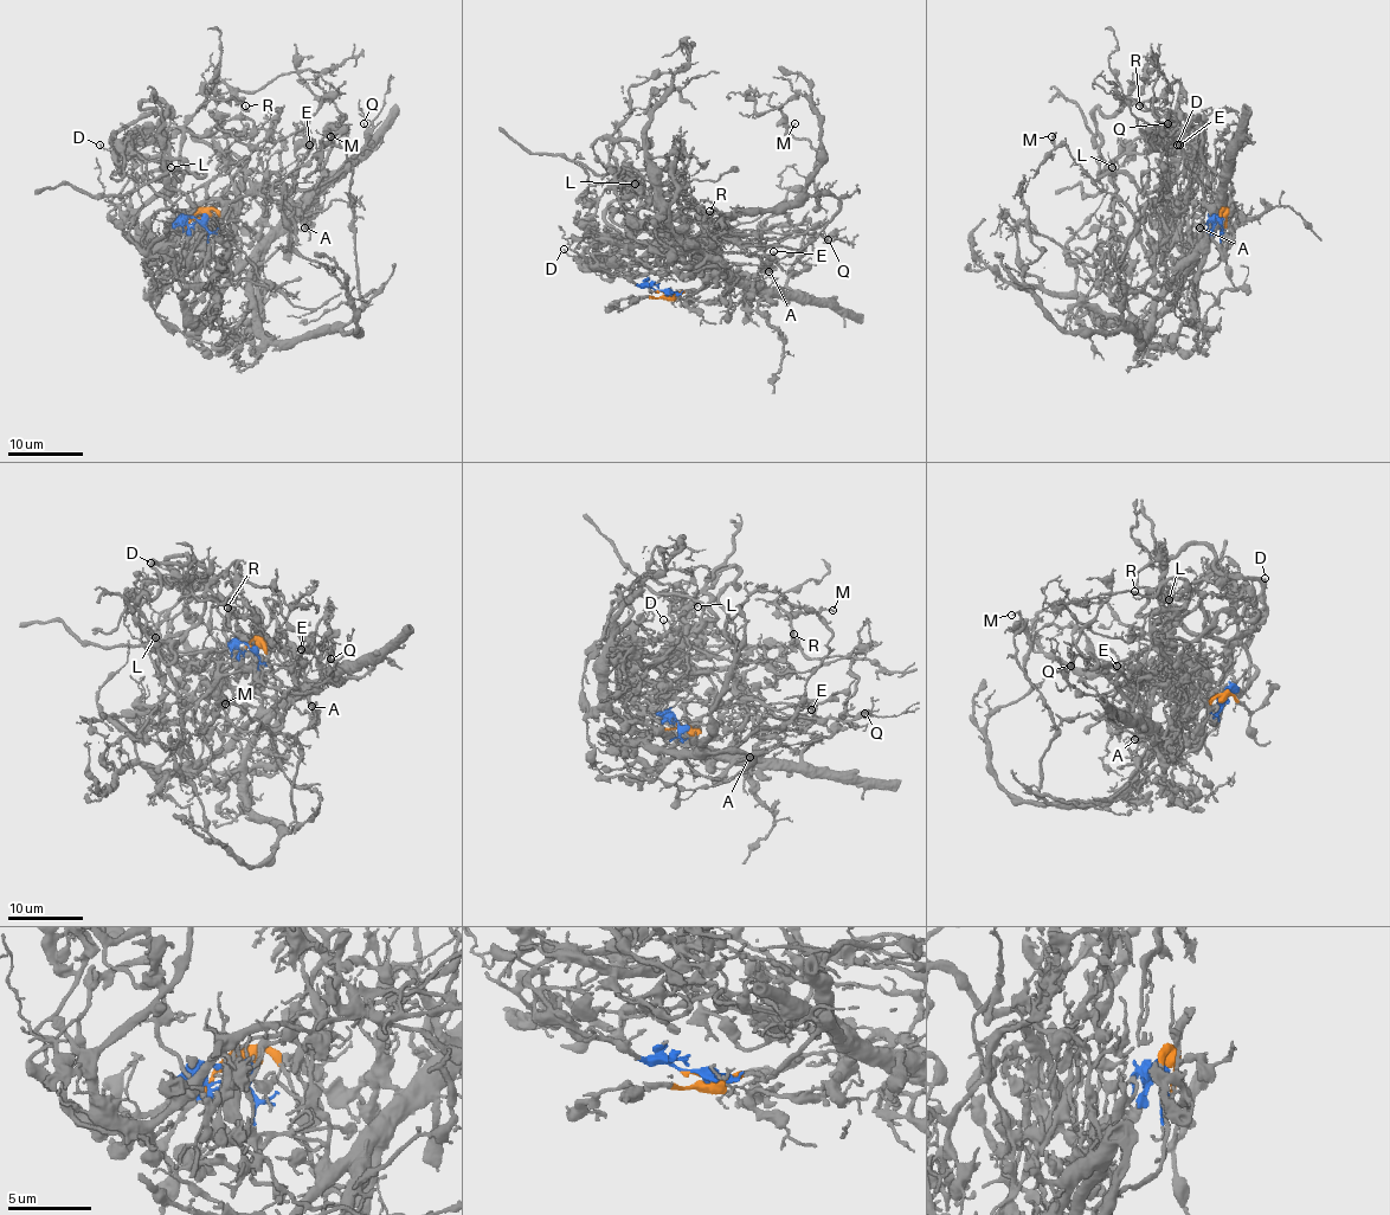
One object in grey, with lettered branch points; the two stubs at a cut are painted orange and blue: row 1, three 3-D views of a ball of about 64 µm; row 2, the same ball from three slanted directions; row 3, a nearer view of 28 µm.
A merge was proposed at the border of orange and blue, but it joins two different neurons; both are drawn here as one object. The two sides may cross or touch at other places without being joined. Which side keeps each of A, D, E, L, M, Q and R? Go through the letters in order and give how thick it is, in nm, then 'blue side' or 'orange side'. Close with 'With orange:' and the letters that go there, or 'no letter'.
A: calibre 200 nm; orange side
D: calibre 130 nm; blue side
E: calibre 180 nm; orange side
L: calibre 100 nm; blue side
M: calibre 130 nm; orange side
Q: calibre 100 nm; blue side
R: calibre 130 nm; blue side
With orange: A, E, M

